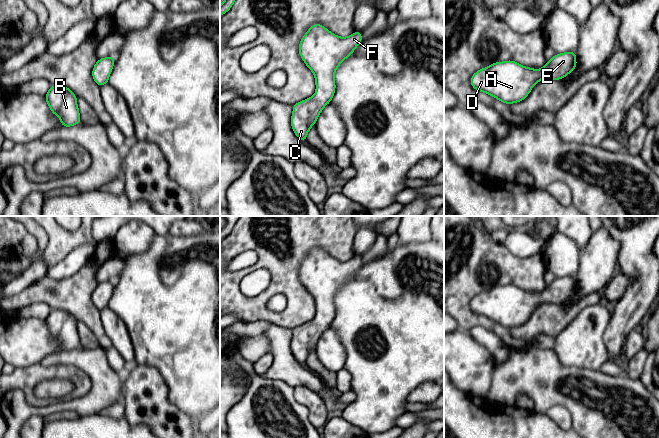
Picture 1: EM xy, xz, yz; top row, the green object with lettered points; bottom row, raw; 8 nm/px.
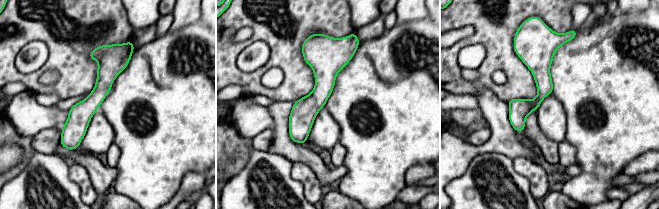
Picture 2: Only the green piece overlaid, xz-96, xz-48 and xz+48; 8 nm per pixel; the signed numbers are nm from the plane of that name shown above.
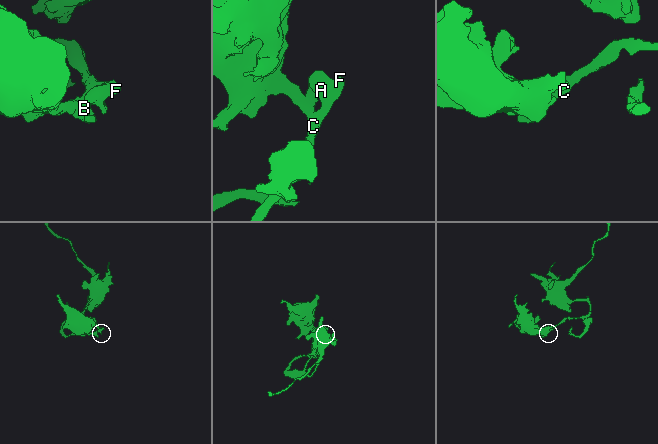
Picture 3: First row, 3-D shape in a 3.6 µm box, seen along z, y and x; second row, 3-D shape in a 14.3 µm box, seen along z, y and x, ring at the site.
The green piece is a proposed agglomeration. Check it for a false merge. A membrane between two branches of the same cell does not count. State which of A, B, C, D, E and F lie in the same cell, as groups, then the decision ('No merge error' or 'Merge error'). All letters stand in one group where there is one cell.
Groups: A B C D E F. No merge error

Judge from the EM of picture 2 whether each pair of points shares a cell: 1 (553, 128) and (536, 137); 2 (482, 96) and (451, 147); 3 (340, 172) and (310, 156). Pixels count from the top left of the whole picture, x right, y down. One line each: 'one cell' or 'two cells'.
1: two cells
2: one cell
3: one cell

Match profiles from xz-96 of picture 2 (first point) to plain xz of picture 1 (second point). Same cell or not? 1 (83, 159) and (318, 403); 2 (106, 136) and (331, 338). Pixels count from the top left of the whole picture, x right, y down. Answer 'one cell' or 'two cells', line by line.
1: two cells
2: one cell

